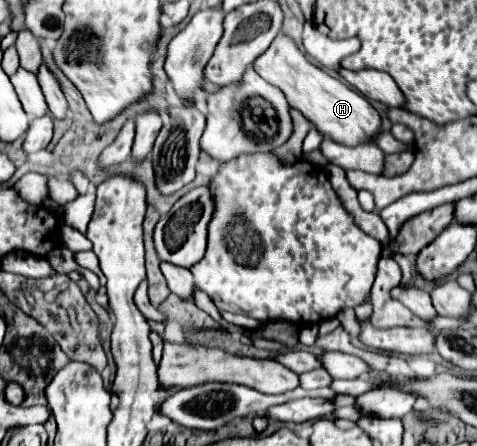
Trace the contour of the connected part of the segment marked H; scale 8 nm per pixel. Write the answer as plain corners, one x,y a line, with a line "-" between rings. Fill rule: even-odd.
288,35
274,37
272,45
254,61
254,71
268,83
280,87
294,109
298,109
308,121
312,121
312,125
322,135
328,135
338,143
364,143
370,141
380,129
380,115
368,103
368,99
342,81
330,77
324,69
312,65

